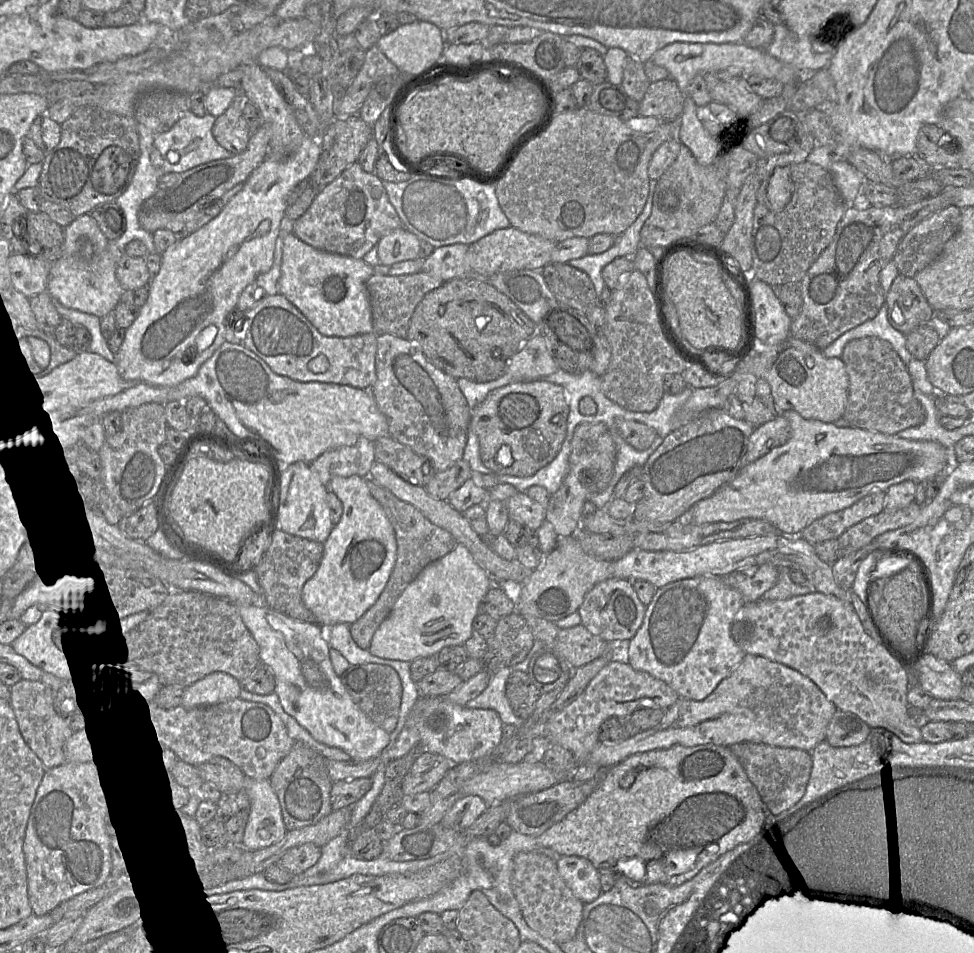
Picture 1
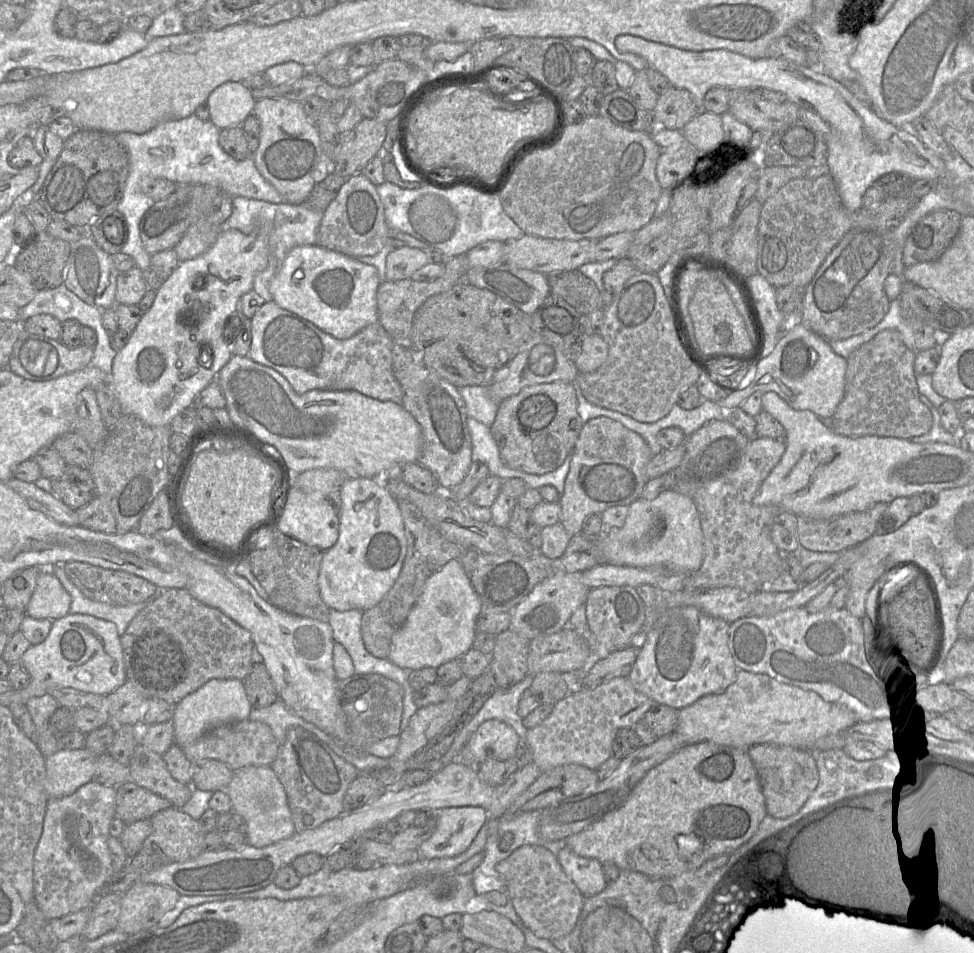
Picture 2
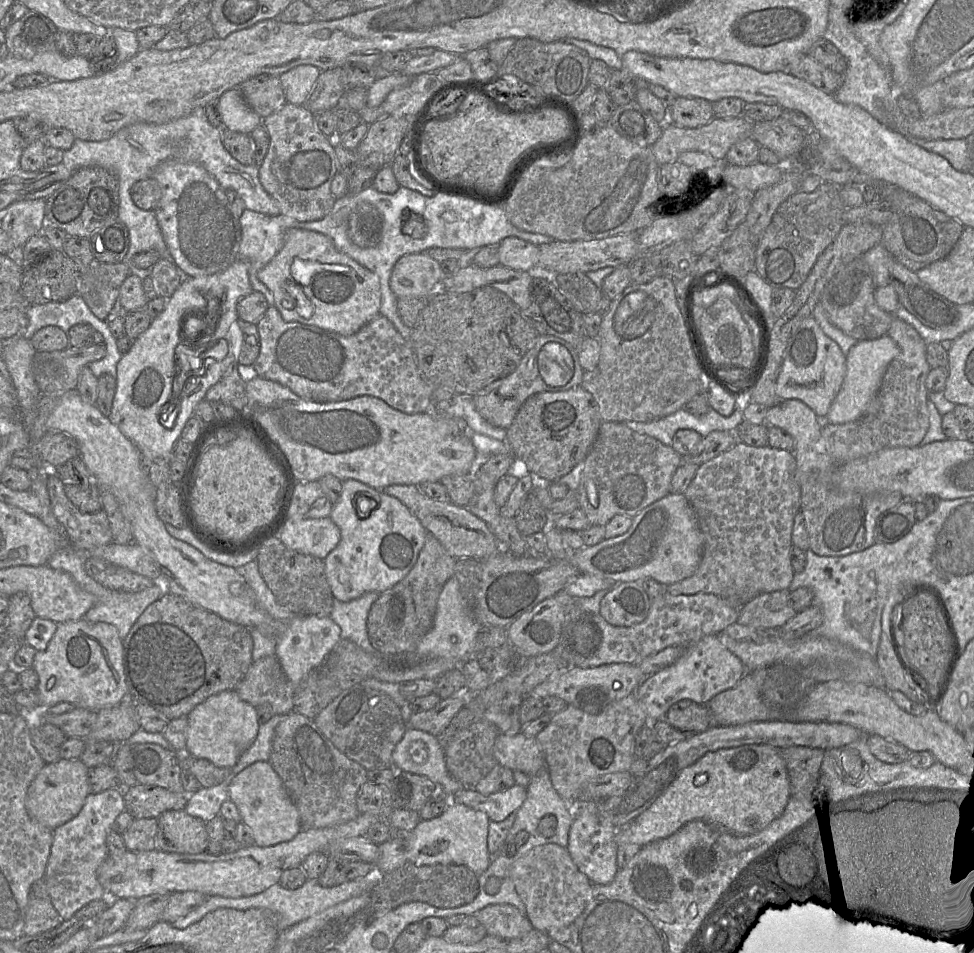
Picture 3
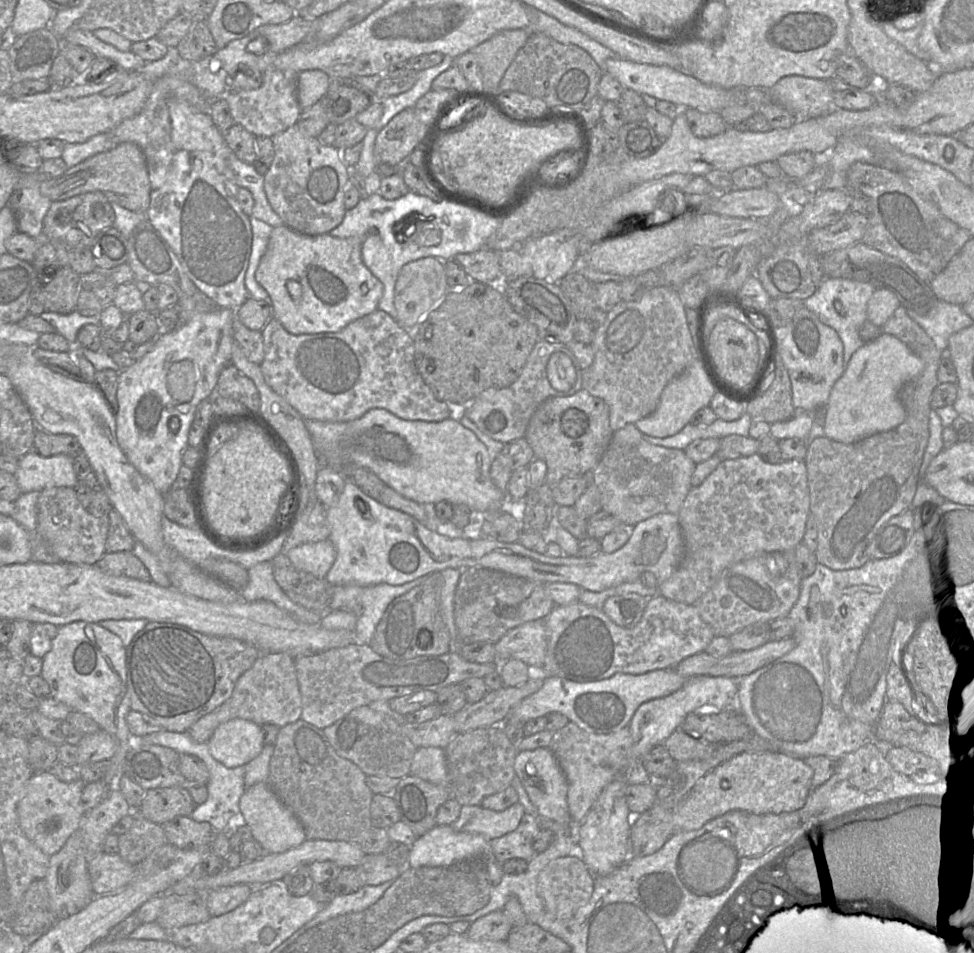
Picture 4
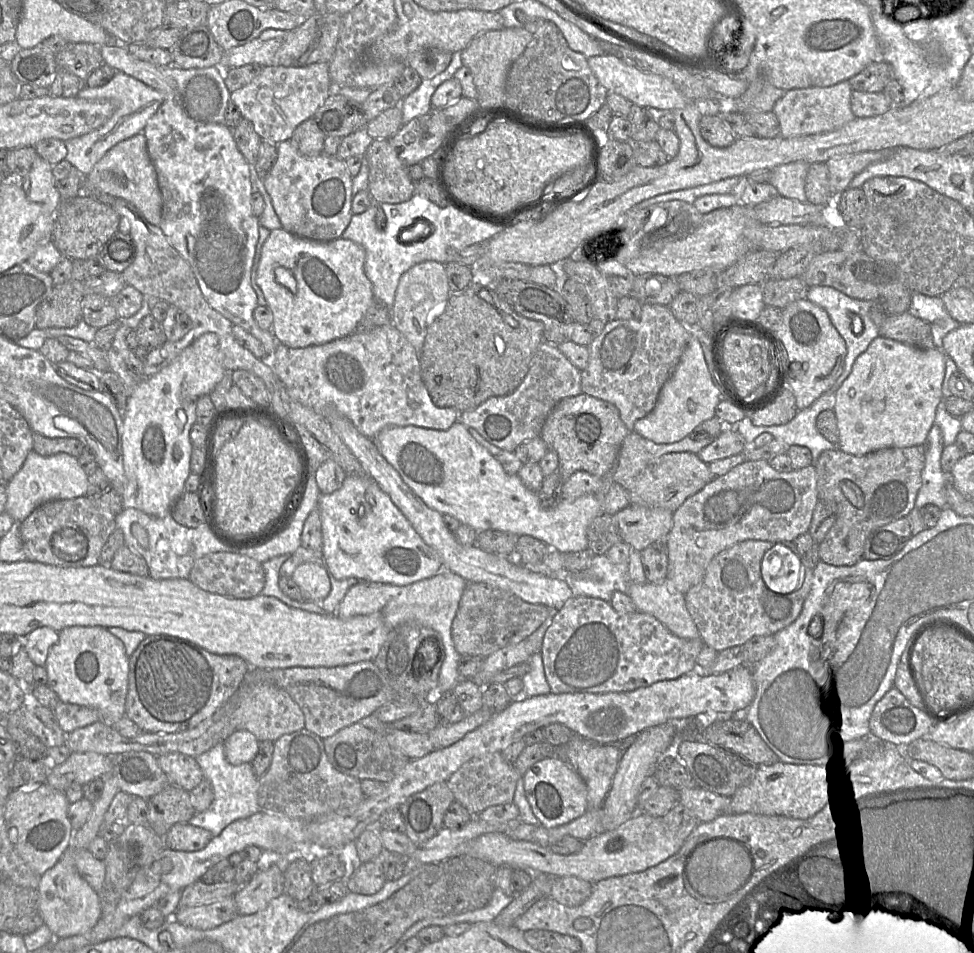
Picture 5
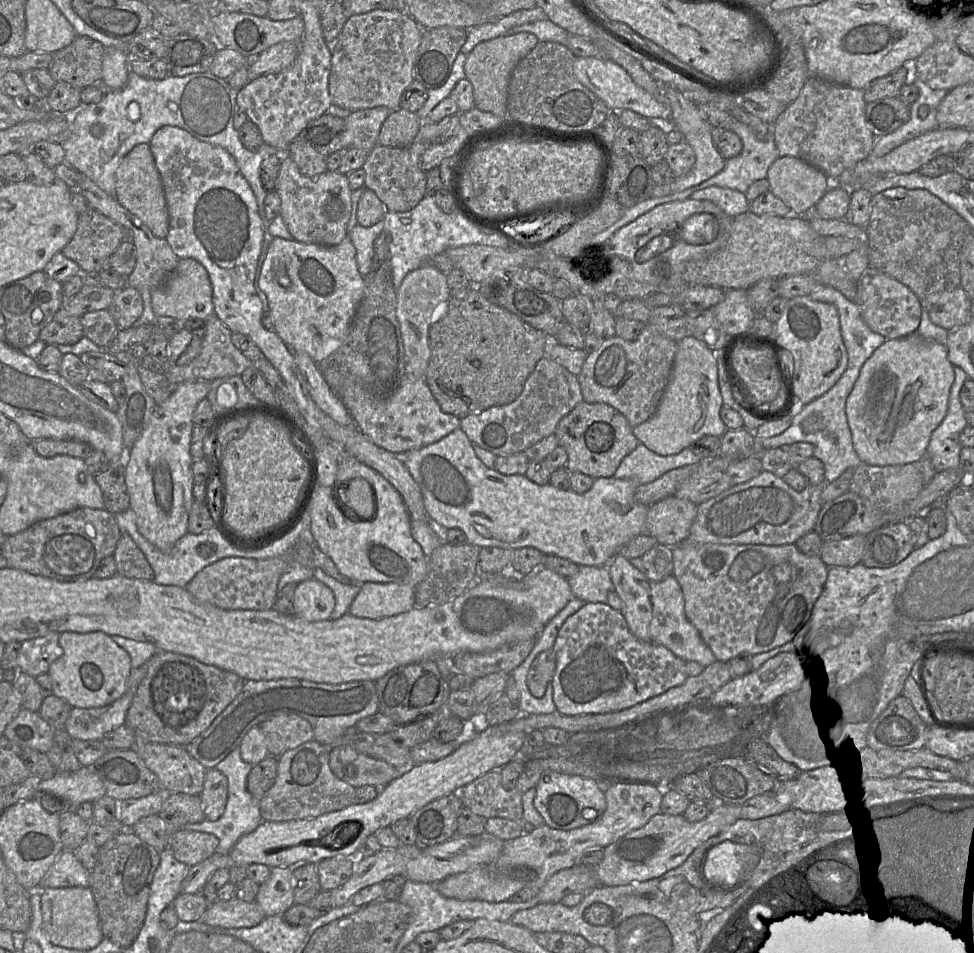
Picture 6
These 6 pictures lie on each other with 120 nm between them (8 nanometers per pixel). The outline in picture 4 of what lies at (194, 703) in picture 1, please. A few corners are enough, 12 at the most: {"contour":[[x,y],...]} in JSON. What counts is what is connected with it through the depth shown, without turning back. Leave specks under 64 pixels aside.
{"contour":[[248,720],[220,724],[207,744],[225,767],[245,766],[264,746]]}

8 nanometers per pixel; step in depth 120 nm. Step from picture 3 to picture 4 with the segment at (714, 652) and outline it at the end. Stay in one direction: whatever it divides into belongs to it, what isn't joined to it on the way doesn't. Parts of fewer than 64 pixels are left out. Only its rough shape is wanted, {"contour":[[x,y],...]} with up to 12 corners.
{"contour":[[695,676],[647,701],[629,724],[642,761],[691,712],[728,709],[737,679]]}

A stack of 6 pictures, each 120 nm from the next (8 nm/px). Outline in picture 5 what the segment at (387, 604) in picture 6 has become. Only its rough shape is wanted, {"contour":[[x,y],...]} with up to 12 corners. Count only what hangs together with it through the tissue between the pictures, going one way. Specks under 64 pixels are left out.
{"contour":[[361,581],[336,615],[347,619],[380,612],[392,585]]}

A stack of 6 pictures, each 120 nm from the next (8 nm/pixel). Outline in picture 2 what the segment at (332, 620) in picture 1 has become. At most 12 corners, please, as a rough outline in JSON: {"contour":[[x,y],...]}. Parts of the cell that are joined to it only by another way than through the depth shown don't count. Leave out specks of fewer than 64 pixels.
{"contour":[[379,479],[339,493],[319,592],[331,610],[383,599],[407,553]]}

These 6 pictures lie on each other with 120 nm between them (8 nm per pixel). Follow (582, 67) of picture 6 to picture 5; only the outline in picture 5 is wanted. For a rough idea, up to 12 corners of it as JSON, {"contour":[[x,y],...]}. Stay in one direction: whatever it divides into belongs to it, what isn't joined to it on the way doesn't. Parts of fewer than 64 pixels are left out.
{"contour":[[613,55],[587,59],[608,92],[646,109],[693,102],[669,80]]}

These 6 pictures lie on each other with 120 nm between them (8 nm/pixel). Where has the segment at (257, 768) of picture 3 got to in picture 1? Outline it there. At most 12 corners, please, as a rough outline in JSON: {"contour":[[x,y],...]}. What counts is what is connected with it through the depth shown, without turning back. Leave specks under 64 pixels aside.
{"contour":[[247,778],[241,847],[278,843],[288,830],[269,779]]}

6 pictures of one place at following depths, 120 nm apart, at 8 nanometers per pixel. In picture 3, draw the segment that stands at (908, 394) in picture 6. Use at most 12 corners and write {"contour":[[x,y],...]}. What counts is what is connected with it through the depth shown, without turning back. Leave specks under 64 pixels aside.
{"contour":[[887,334],[858,342],[827,414],[859,420],[875,399],[898,347]]}

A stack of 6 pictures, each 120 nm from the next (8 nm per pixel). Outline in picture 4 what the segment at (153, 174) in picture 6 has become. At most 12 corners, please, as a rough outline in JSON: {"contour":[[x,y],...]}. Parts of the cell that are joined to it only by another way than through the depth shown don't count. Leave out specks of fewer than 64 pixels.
{"contour":[[132,142],[46,177],[52,201],[94,192],[134,195],[146,212],[151,183]]}

